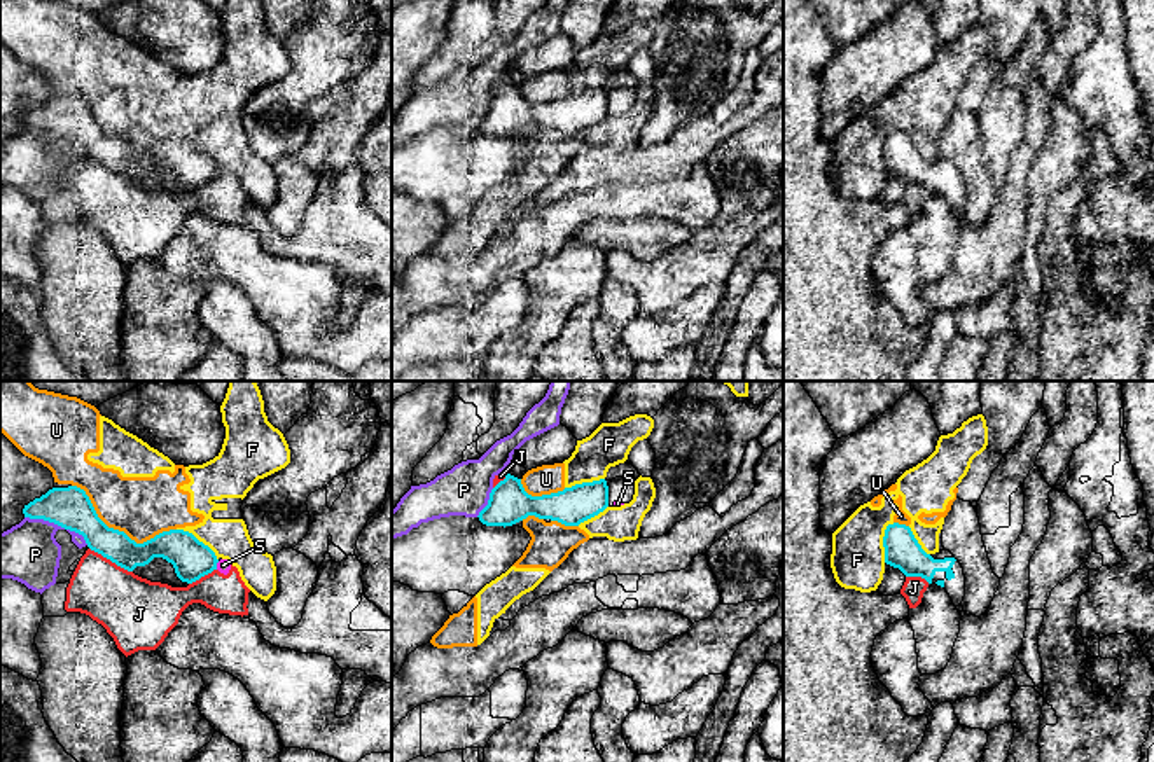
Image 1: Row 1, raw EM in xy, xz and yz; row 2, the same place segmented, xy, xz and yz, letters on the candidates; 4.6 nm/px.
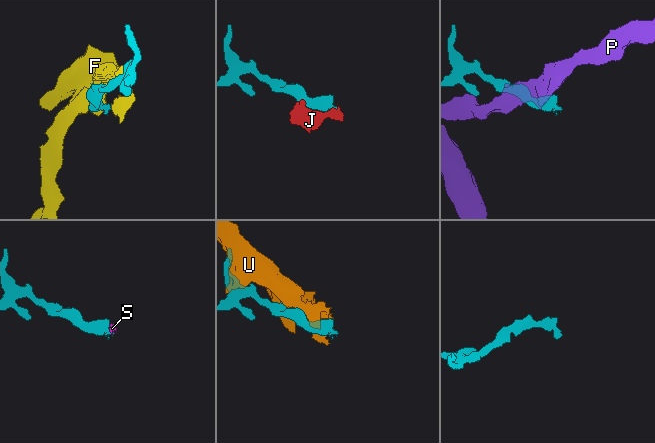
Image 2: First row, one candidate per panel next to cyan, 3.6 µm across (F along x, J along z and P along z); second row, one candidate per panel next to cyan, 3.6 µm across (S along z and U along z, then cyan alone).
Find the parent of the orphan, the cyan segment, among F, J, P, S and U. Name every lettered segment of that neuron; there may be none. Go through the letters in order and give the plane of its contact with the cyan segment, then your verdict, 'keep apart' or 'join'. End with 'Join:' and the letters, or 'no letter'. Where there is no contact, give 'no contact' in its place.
F: xy | keep apart
J: xy | keep apart
P: xy | keep apart
S: xy | keep apart
U: xy | keep apart
Join: no letter

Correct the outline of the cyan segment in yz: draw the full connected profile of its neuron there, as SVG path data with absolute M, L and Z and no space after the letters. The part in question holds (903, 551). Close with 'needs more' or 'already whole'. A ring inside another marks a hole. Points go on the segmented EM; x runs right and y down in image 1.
M888 524L883 537L885 563L899 568L906 577L921 577L928 584L946 589L955 606L965 596L965 575L962 565L949 551L927 554L906 524Z | needs more

